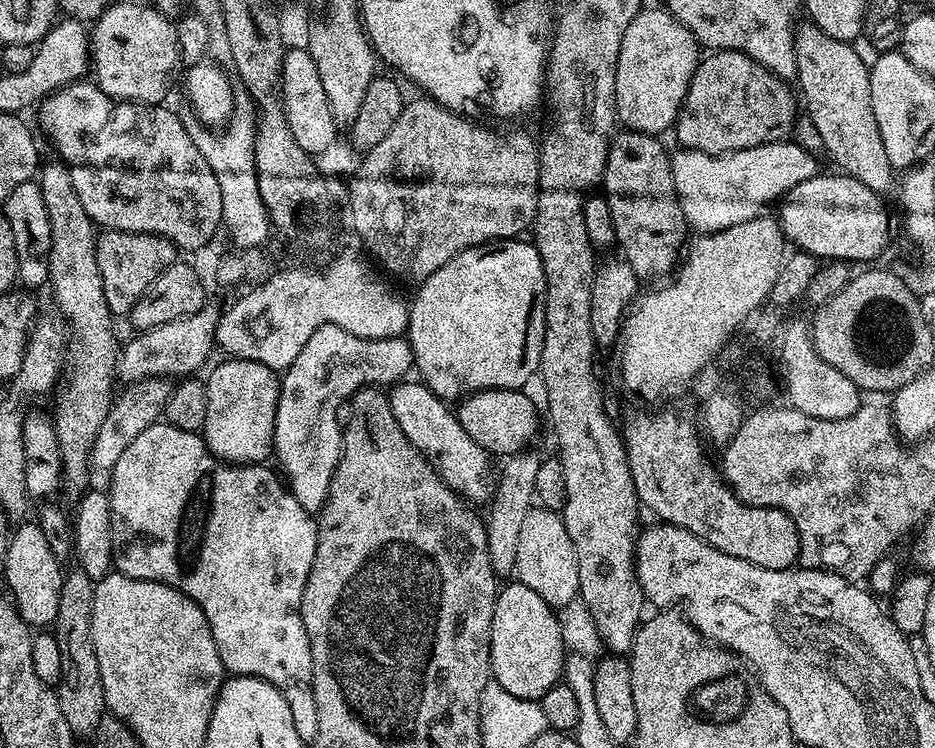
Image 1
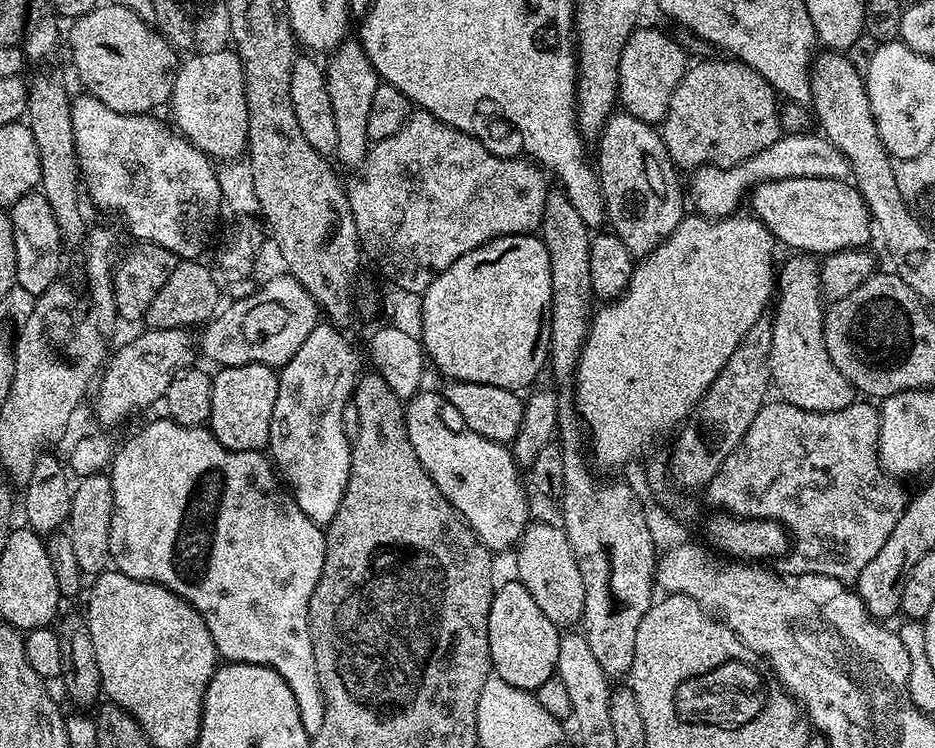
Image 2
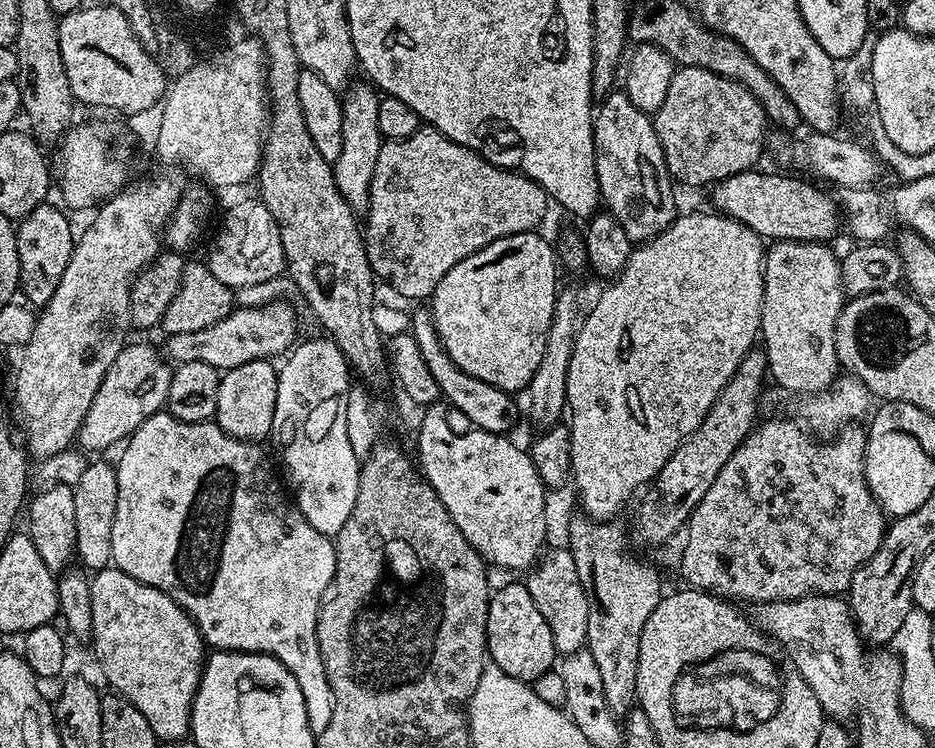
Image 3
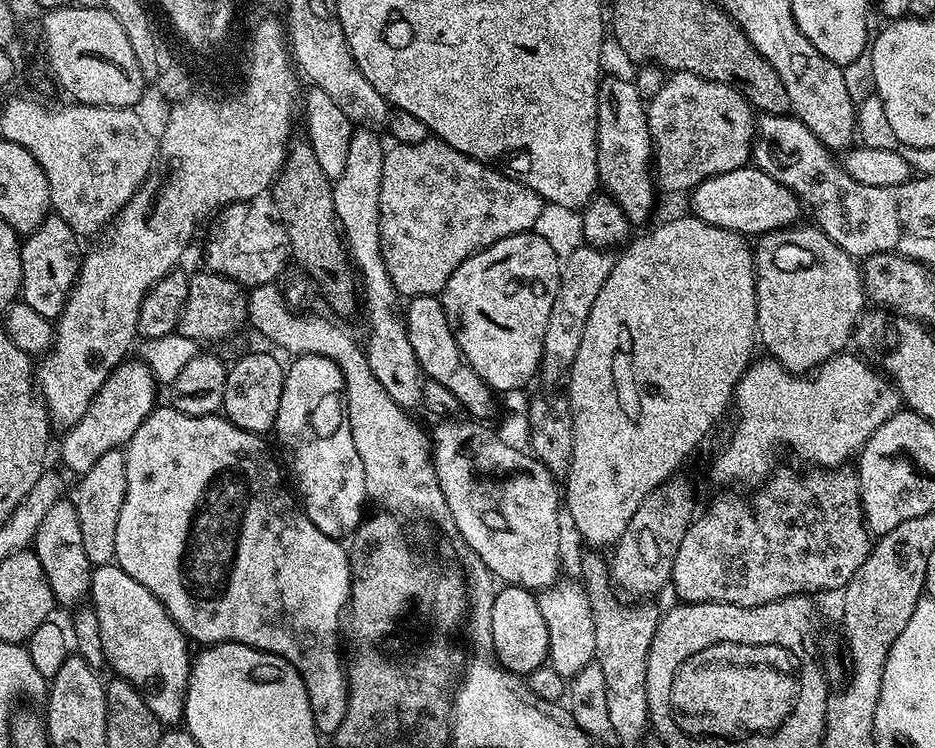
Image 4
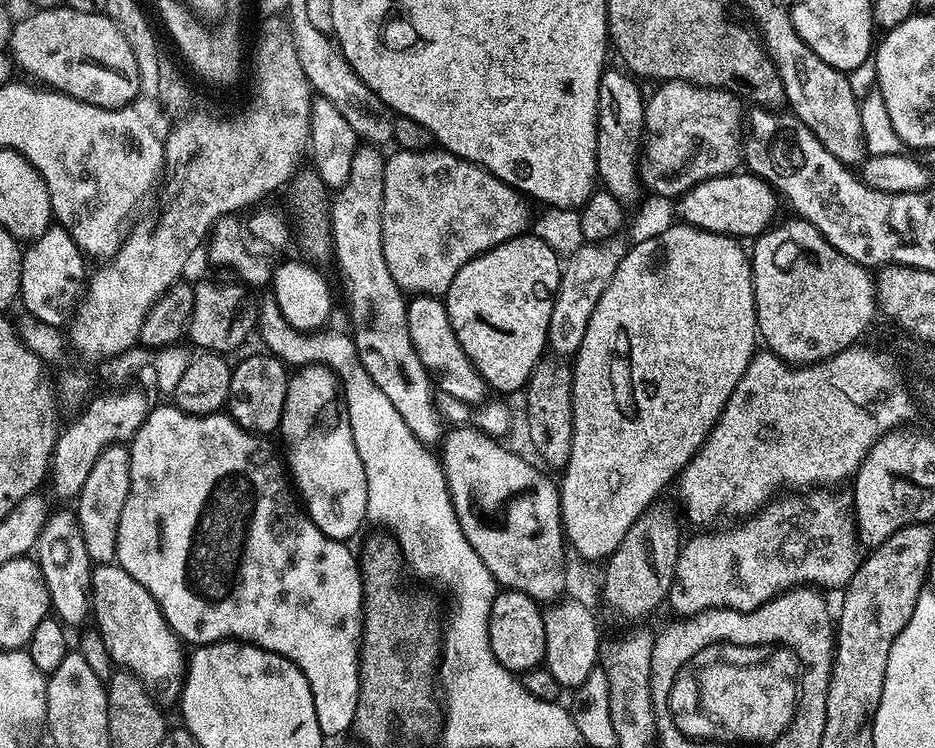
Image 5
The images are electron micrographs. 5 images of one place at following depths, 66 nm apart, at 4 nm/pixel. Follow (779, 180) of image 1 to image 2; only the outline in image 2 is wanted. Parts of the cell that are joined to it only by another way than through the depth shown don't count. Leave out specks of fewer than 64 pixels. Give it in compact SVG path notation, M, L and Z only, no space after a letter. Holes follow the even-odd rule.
M794 134L793 136L781 135L778 142L774 142L774 146L766 146L766 150L762 150L758 154L754 154L750 158L746 158L740 164L734 165L732 168L713 168L705 166L695 169L691 173L692 176L692 192L690 188L690 200L696 203L695 211L701 216L709 218L723 218L733 215L737 211L736 208L740 203L745 203L746 197L751 193L757 184L761 184L764 180L781 180L782 178L830 178L831 180L848 180L850 169L848 159L842 154L842 150L838 150L838 146L834 146L822 134Z

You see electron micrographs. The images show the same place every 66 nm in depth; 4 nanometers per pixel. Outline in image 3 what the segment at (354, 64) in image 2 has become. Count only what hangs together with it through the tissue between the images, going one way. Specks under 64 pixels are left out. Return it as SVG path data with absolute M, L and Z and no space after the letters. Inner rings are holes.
M353 83L343 93L340 109L342 110L342 154L332 164L334 182L353 210L364 210L368 207L368 191L374 174L374 165L378 162L378 150L382 143L378 126L378 106L381 97L371 83Z

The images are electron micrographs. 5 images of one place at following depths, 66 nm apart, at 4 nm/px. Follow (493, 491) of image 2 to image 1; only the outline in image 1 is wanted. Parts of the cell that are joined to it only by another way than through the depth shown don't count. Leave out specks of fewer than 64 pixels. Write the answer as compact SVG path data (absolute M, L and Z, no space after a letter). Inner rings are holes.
M412 378L405 379L388 392L390 410L394 410L394 418L398 418L398 426L402 426L402 434L406 434L406 438L410 438L412 445L422 455L428 457L437 474L446 482L446 486L453 488L461 498L468 502L473 502L472 500L487 501L490 496L490 482L488 486L487 480L489 452L482 446L478 446L478 442L474 442L474 438L470 438L470 434L466 434L466 430L462 430L455 411L445 401L441 400L439 396L435 396L424 383L413 380Z

